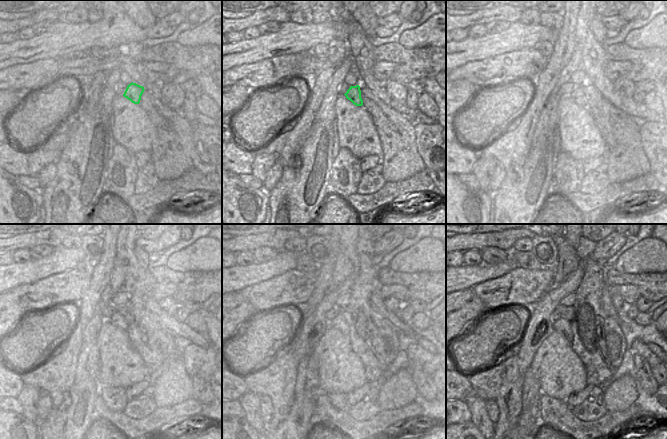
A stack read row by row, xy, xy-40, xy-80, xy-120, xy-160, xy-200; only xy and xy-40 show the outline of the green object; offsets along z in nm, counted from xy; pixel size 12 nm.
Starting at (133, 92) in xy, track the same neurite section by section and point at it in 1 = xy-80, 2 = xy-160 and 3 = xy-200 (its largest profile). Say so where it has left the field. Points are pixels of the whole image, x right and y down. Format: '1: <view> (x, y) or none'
1: xy-80 (577, 95)
2: xy-160 (339, 322)
3: xy-200 (562, 325)

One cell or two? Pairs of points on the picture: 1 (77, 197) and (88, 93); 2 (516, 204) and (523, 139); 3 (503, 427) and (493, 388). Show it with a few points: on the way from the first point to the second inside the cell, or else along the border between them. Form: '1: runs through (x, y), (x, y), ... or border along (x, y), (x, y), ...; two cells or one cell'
1: runs through (87, 171), (86, 151), (90, 141), (90, 119); one cell
2: border along (531, 144), (524, 162), (511, 165), (506, 171); two cells
3: runs through (504, 417), (504, 402), (502, 398); one cell

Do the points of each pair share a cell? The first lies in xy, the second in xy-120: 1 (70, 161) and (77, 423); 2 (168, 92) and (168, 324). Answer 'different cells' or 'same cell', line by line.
1: same cell
2: different cells

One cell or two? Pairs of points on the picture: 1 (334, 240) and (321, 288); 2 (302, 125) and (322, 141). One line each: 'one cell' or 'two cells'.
1: one cell
2: two cells

